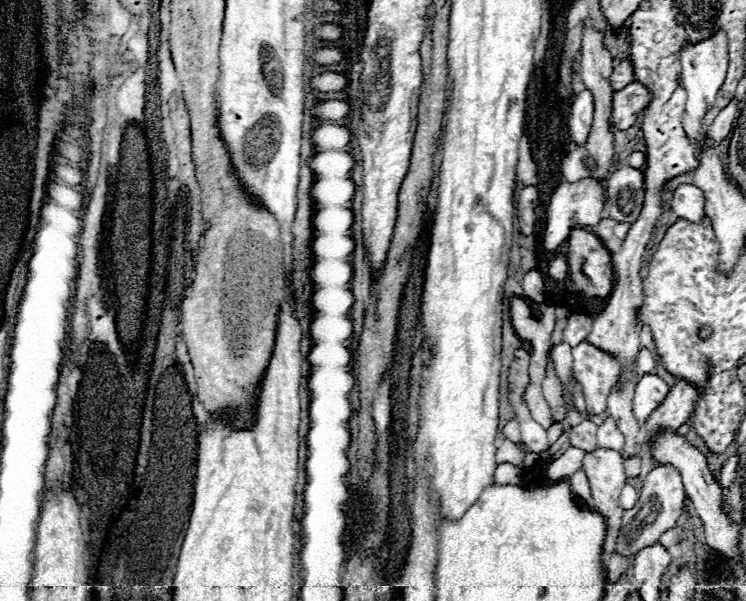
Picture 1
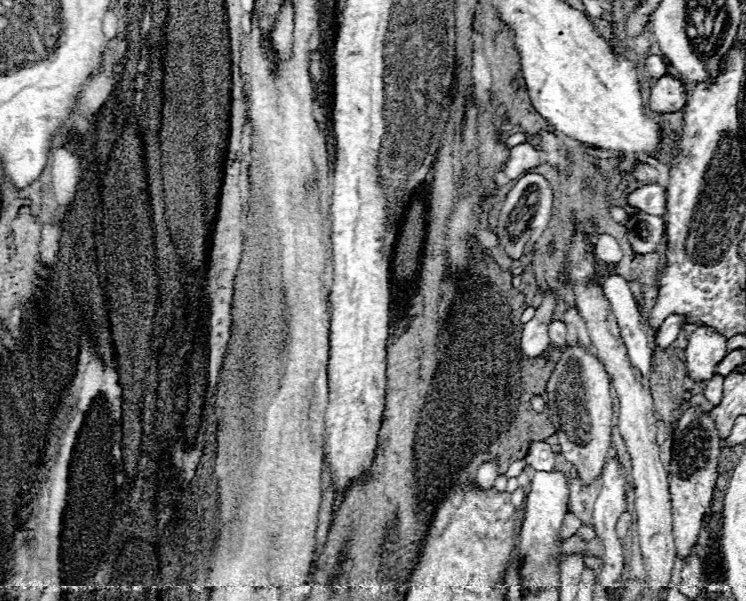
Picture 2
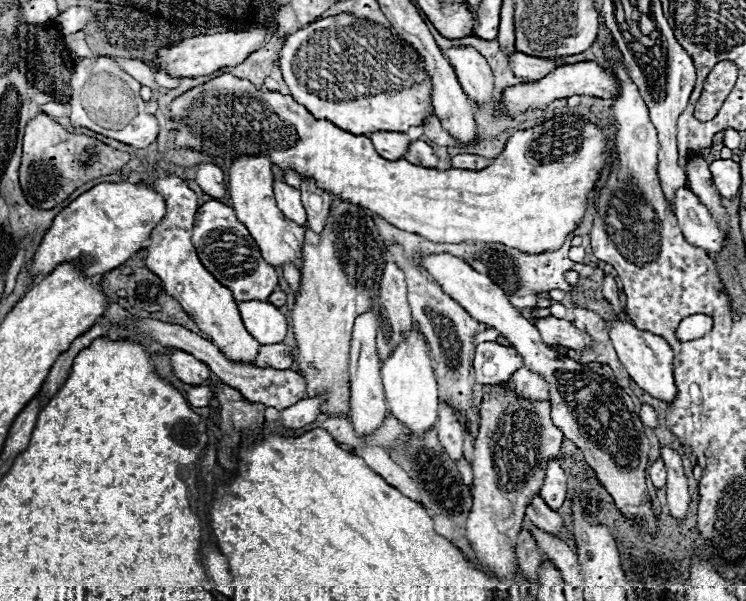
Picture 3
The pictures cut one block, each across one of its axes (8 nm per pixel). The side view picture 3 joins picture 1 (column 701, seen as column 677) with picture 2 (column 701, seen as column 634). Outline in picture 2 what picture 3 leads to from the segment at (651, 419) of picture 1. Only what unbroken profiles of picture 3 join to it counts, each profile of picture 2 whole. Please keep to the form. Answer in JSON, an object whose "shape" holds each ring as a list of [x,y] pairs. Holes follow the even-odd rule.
{"shape":[[[700,326],[690,334],[686,356],[686,376],[694,382],[708,382],[714,376],[714,366],[726,356],[726,338],[710,326]]]}

